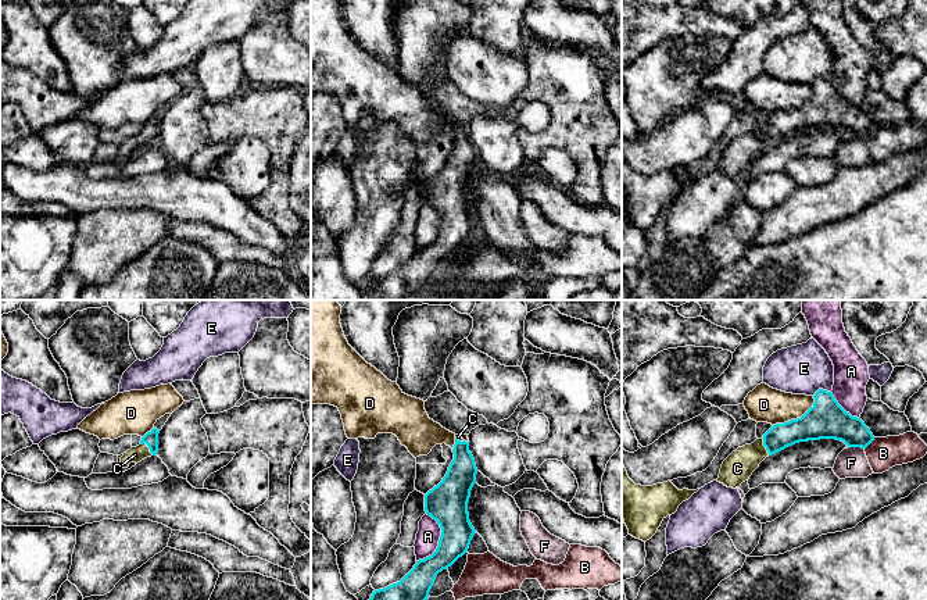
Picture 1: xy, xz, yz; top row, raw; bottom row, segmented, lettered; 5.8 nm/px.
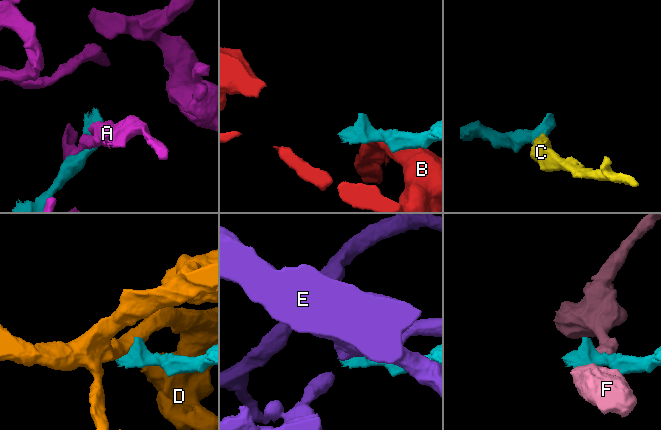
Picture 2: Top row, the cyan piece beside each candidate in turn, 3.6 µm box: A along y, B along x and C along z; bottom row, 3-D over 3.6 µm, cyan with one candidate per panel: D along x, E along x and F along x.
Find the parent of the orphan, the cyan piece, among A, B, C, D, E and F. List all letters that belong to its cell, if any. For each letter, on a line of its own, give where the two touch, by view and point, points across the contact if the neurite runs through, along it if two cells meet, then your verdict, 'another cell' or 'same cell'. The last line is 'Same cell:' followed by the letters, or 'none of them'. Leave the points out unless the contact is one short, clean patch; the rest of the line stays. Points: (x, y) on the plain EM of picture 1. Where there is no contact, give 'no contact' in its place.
A: meets cyan in xz at (439, 229); another cell
B: meets cyan in yz at (870, 131); another cell
C: meets cyan in xy at (149, 136); runs through xy (150, 127), (149, 136), (135, 143); same cell
D: meets cyan in yz at (797, 107); another cell
E: meets cyan in yz at (820, 78); another cell
F: meets cyan in yz at (856, 135); border along yz (848, 135), (861, 135), (863, 138); another cell
Same cell: C

